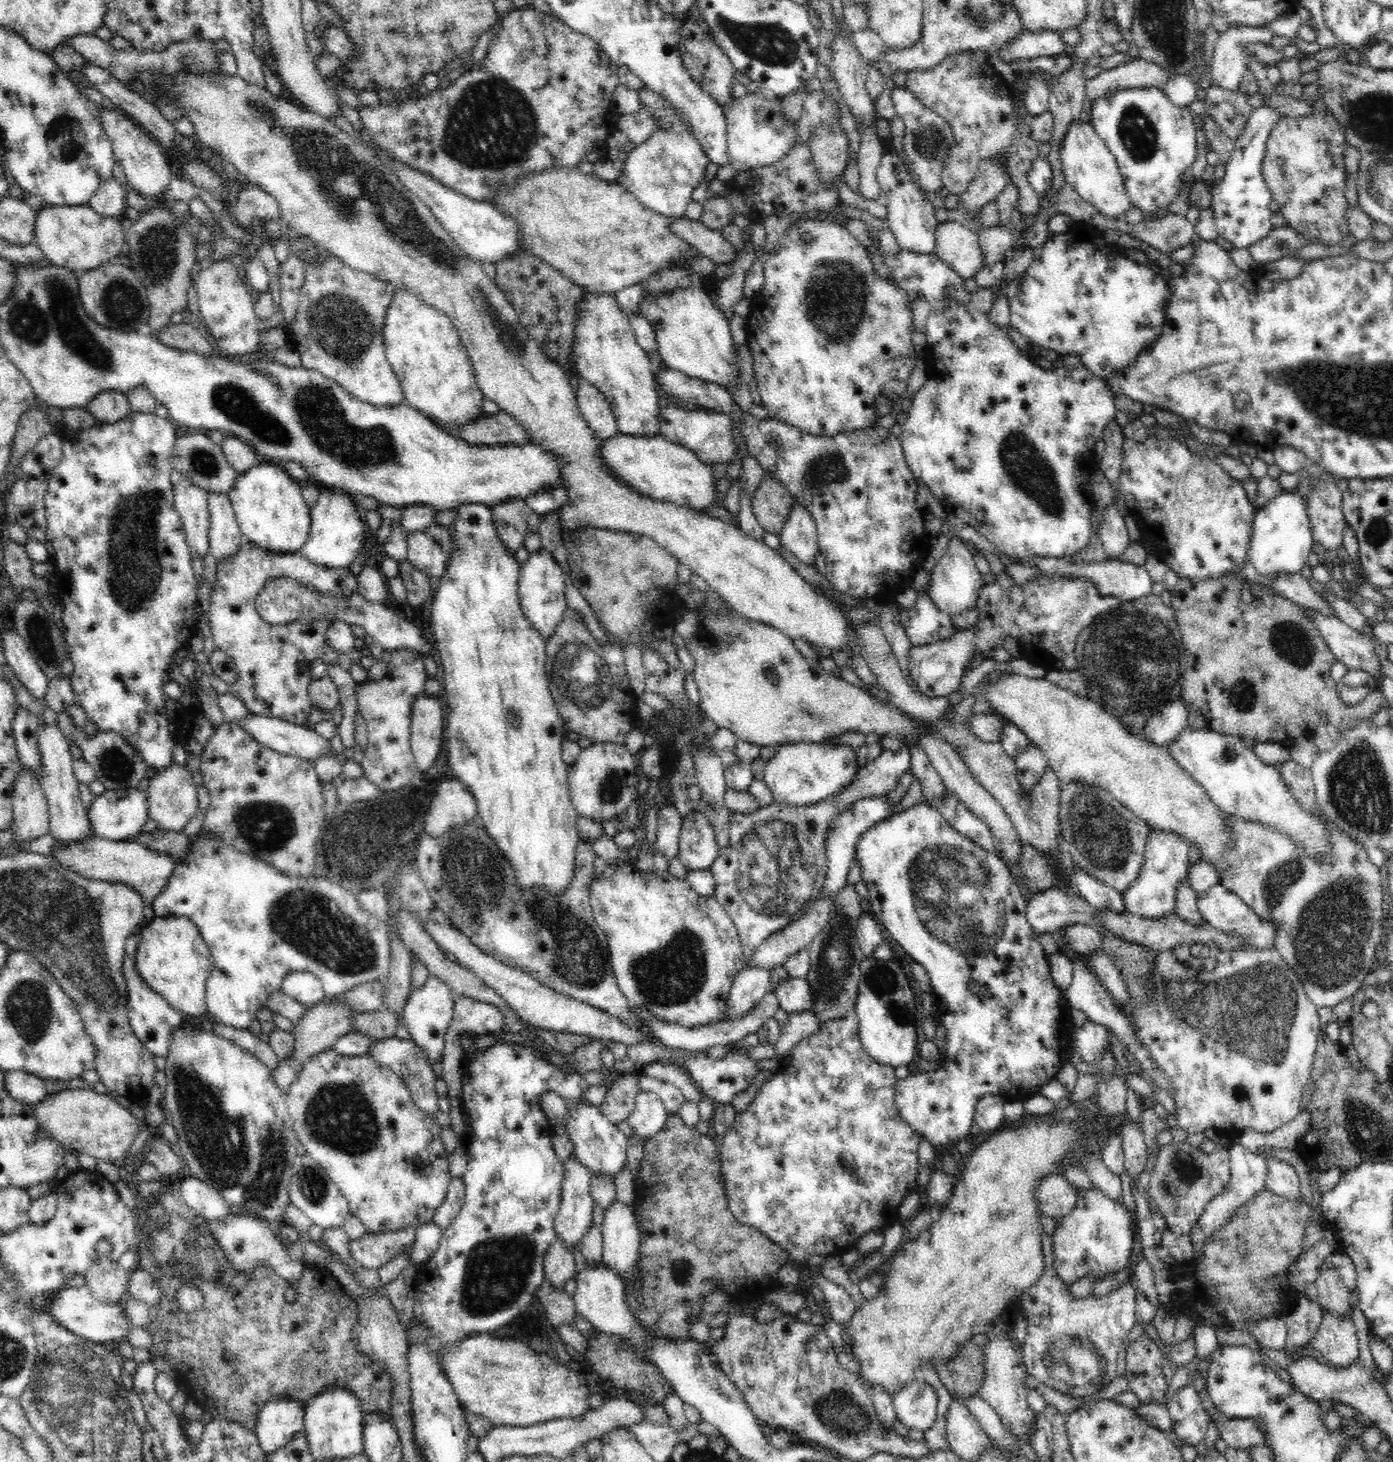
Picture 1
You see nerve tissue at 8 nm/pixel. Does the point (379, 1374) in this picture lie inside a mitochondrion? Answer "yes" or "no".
no

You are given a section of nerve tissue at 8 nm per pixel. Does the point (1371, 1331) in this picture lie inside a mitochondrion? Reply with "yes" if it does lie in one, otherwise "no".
no

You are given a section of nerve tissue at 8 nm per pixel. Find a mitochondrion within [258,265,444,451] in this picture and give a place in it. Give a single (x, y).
(342, 329)

